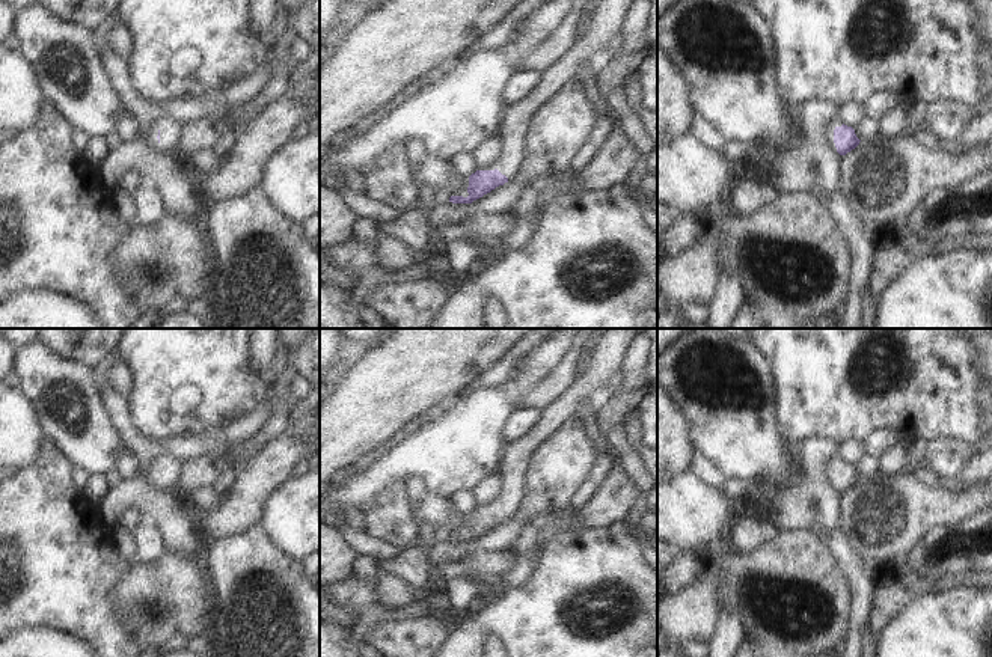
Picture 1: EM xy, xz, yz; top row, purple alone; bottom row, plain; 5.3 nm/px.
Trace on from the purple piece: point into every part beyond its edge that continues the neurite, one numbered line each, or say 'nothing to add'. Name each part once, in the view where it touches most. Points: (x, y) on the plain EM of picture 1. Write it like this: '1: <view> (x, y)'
1: xy (169, 467)

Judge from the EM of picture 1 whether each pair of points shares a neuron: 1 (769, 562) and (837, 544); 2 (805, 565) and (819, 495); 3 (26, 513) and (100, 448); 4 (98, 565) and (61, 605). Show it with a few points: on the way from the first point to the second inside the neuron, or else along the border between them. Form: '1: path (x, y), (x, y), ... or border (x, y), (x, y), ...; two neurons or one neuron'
1: border (816, 535), (846, 576); two neurons
2: border (780, 531), (810, 531), (816, 535); two neurons
3: border (50, 439), (76, 464); two neurons
4: path (89, 574), (68, 595); one neuron

